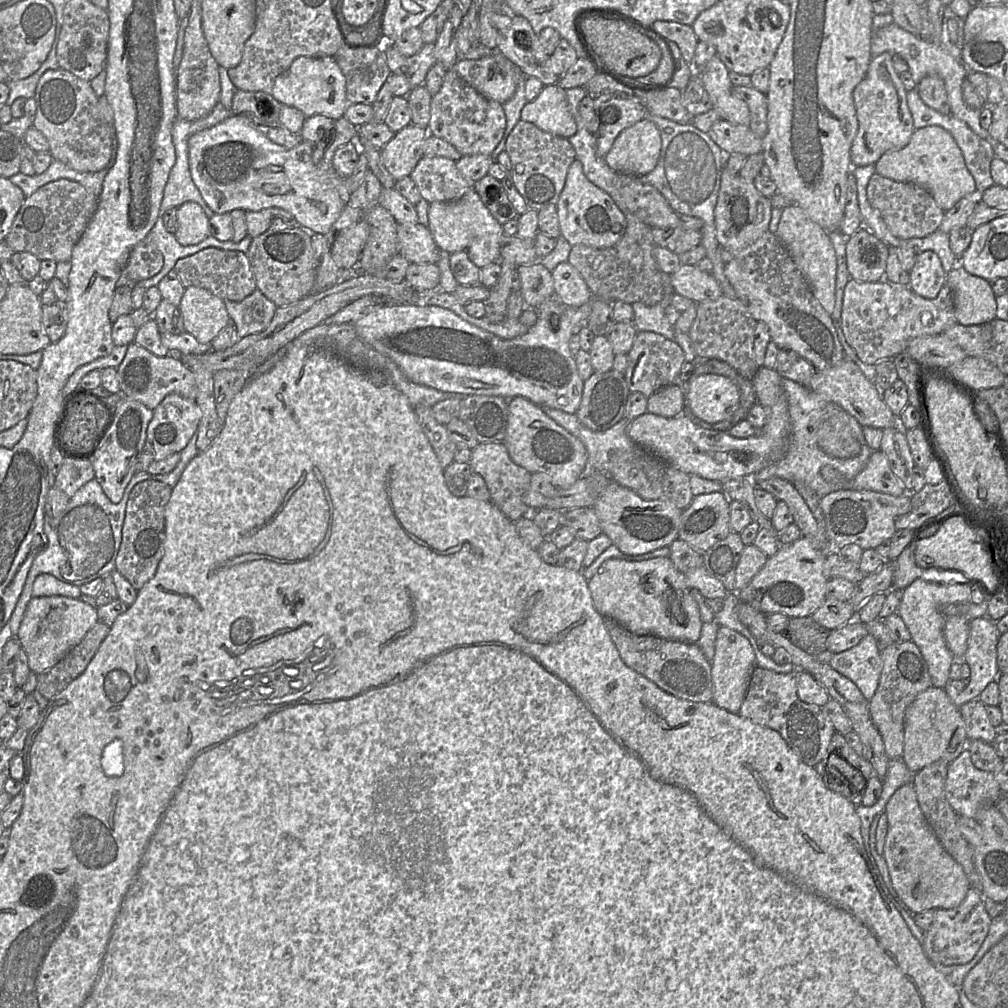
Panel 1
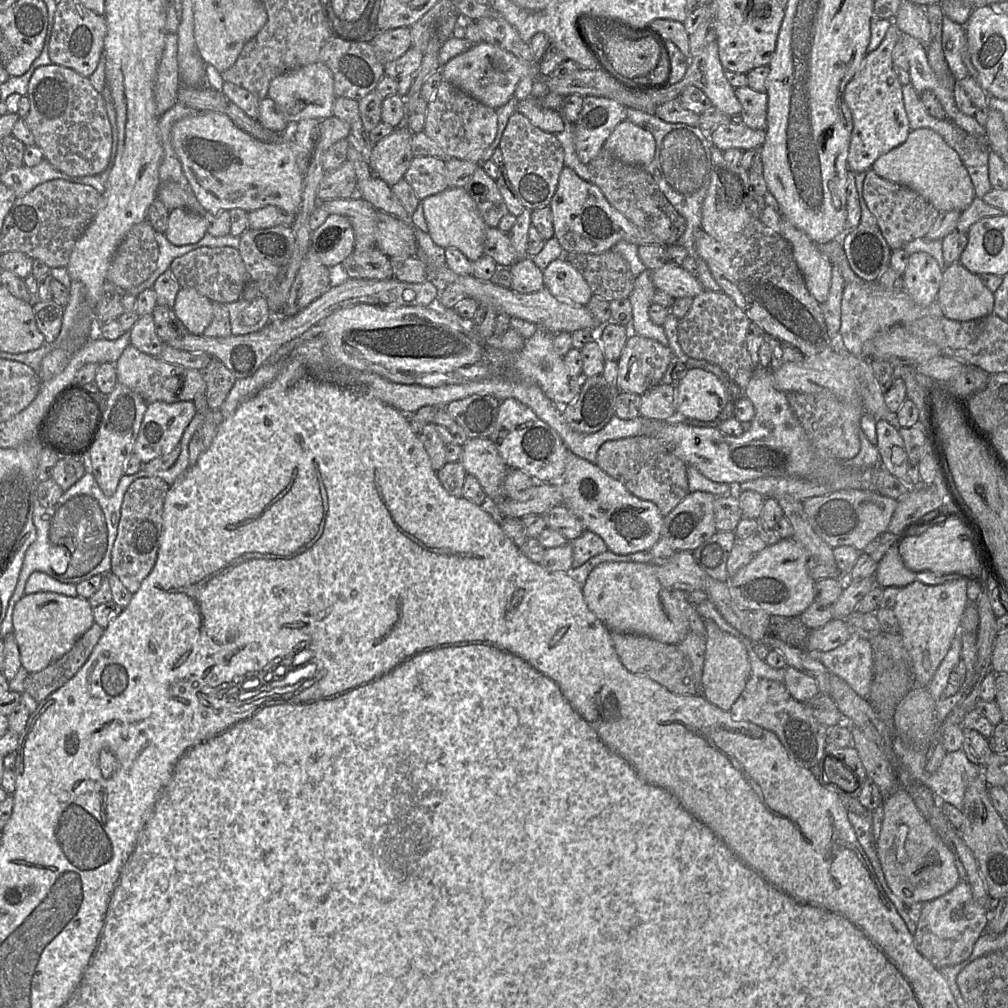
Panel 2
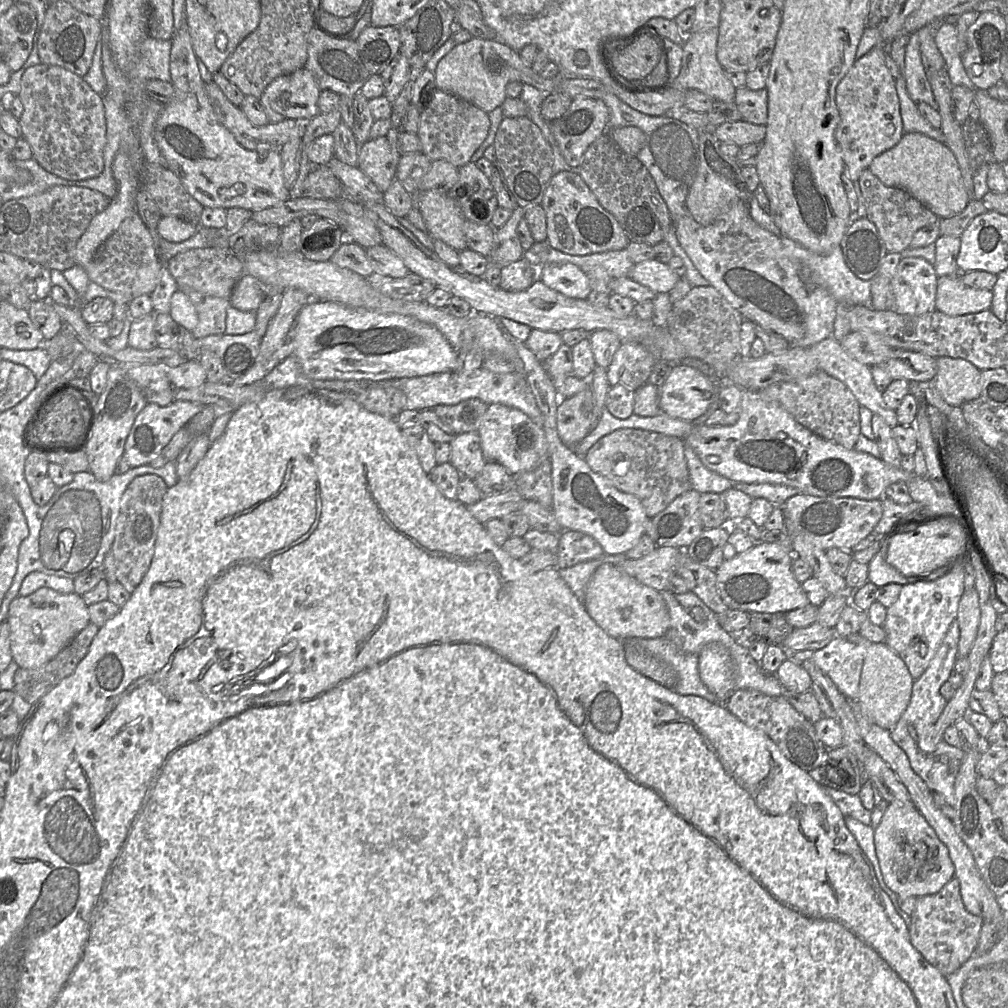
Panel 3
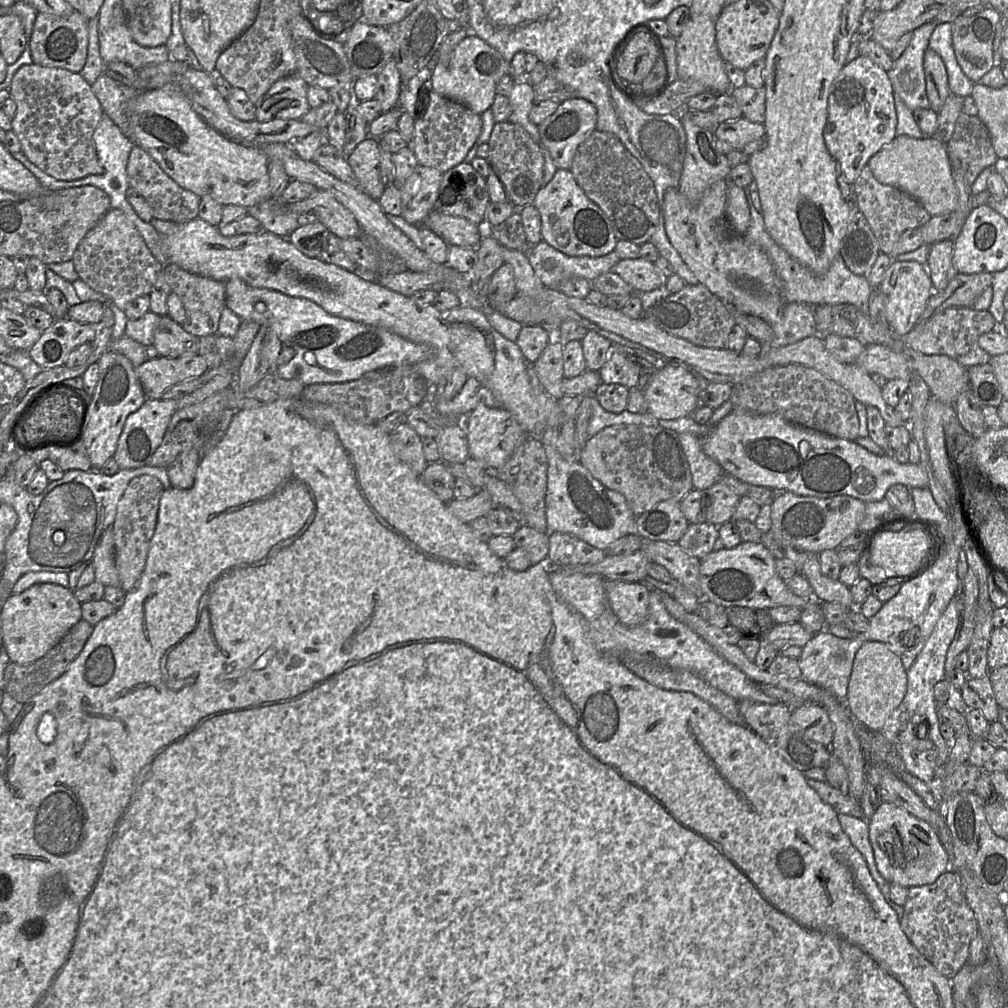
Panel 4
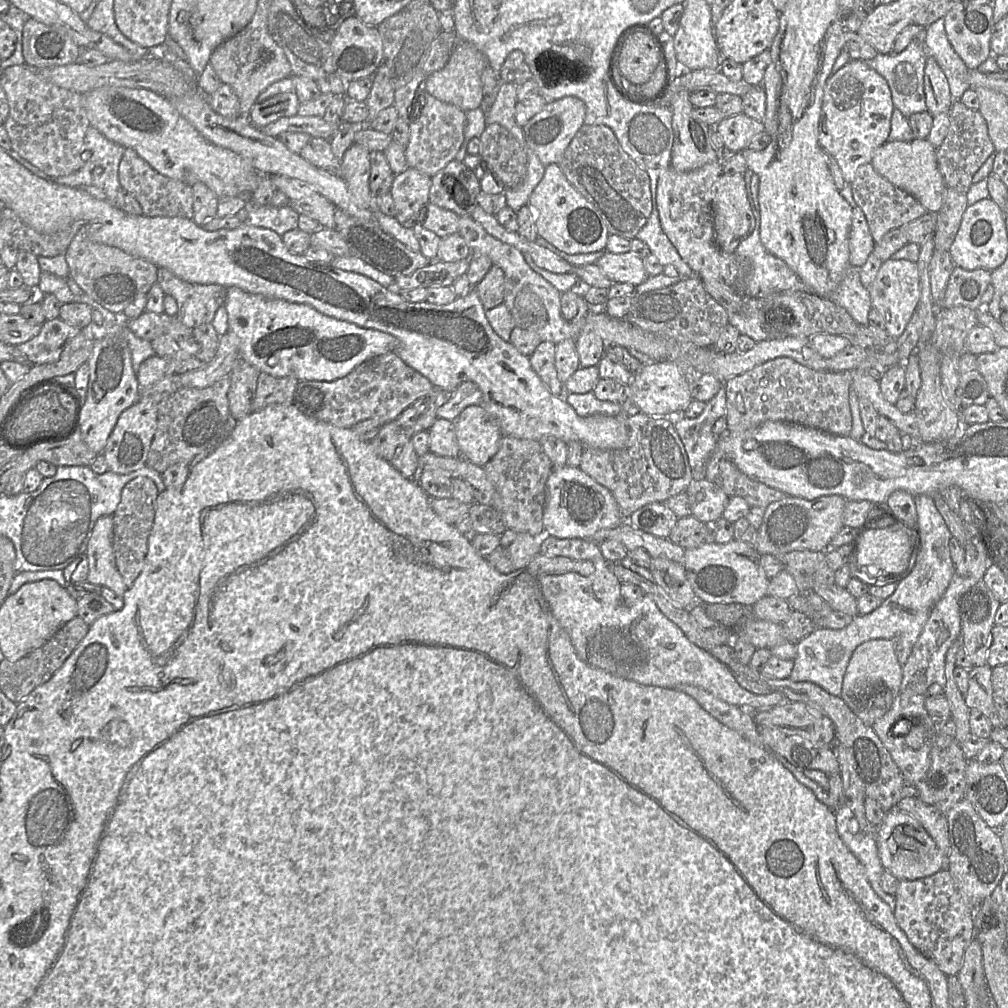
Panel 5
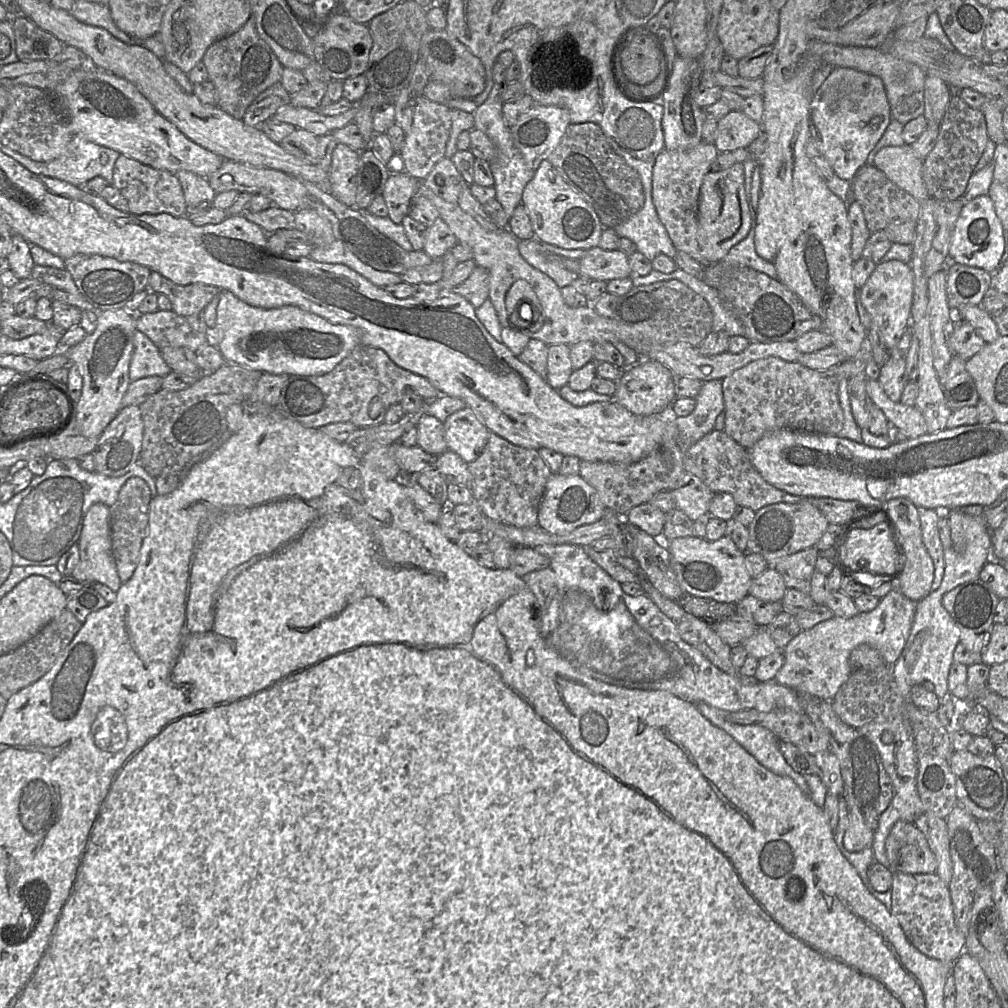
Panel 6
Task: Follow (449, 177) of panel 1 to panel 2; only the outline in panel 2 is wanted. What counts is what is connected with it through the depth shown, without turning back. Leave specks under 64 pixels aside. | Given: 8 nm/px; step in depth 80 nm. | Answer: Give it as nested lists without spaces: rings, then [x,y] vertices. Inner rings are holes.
[[[415,156],[404,175],[420,200],[437,194],[449,185],[446,180],[445,158]]]

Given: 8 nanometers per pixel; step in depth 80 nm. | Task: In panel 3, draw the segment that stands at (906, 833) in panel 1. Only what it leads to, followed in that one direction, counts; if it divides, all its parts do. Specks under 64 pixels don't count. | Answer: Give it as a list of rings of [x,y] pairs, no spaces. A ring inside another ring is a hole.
[[[912,802],[888,804],[874,829],[874,844],[884,881],[899,897],[937,893],[955,876],[947,847]]]

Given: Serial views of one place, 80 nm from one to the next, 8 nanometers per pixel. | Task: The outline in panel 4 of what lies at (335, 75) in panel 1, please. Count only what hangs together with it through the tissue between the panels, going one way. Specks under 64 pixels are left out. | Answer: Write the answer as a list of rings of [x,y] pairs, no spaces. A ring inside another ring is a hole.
[[[297,74],[276,81],[256,103],[256,121],[269,122],[284,119],[302,119],[311,108],[307,101],[309,85]]]

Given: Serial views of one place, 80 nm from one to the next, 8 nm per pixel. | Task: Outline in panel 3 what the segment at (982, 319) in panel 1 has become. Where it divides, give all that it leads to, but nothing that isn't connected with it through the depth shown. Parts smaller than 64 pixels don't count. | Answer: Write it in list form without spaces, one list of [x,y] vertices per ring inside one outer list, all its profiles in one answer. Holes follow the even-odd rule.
[[[960,274],[938,278],[935,310],[958,316],[990,309],[992,290],[970,288],[963,284]]]

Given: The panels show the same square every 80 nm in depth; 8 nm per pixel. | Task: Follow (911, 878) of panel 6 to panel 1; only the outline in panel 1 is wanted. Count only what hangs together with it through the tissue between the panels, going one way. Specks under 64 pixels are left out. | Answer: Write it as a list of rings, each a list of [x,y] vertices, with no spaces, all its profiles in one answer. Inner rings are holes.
[[[970,887],[961,904],[952,909],[939,908],[931,926],[924,931],[922,947],[931,961],[944,965],[966,964],[976,955],[991,924],[982,891]]]

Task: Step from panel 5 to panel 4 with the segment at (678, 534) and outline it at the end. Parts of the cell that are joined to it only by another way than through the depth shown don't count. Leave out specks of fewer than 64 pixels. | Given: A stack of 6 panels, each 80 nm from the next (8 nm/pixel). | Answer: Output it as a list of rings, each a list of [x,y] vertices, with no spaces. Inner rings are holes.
[[[690,523],[677,544],[690,556],[703,559],[714,550],[719,539],[718,526],[711,523]]]

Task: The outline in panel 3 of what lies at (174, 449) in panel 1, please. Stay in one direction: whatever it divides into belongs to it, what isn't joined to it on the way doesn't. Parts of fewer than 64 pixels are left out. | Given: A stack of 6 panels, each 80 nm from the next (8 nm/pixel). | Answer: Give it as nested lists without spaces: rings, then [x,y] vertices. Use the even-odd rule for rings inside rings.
[[[176,400],[165,406],[147,402],[136,416],[126,438],[122,459],[126,460],[130,468],[148,465],[159,455],[173,435],[183,426],[186,426],[205,405],[185,400]]]

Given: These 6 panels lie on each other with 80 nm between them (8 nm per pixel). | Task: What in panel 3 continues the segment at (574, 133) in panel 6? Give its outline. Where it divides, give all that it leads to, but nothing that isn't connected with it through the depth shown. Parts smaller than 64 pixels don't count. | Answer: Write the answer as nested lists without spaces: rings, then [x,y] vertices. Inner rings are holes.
[[[602,134],[588,146],[582,162],[578,166],[578,174],[600,205],[615,217],[630,242],[640,242],[653,246],[663,242],[668,230],[674,229],[672,216],[647,168],[636,156],[625,153],[609,134]]]

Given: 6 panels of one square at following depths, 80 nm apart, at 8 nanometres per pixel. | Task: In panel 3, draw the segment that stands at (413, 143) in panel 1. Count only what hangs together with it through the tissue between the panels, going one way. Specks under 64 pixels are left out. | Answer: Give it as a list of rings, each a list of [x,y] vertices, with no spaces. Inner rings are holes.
[[[393,128],[386,138],[369,139],[359,146],[358,168],[385,192],[396,179],[396,170],[402,154],[397,148],[397,136],[400,131]]]

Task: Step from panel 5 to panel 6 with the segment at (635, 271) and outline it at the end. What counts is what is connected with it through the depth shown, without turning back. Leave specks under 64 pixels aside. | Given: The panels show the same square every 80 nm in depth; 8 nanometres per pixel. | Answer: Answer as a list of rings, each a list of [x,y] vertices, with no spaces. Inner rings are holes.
[[[599,247],[586,250],[579,260],[580,276],[589,280],[608,282],[613,279],[630,278],[632,275],[628,255],[619,250],[603,250]]]

